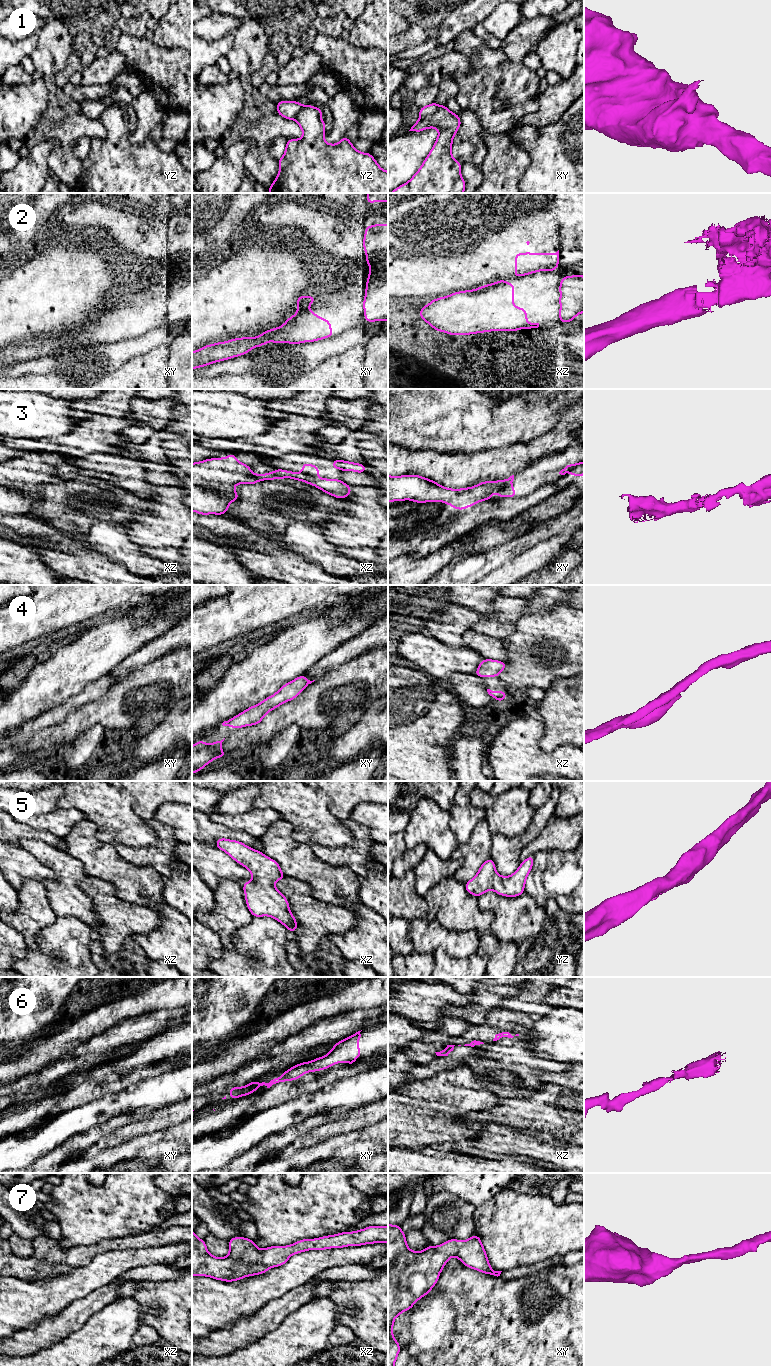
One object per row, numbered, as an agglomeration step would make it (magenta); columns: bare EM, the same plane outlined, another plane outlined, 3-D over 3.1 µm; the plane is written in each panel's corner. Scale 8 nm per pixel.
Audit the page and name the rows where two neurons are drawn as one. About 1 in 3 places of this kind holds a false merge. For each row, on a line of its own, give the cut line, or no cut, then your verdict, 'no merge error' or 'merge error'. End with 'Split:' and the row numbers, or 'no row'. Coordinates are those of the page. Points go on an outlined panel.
1: xy (439, 105), (432, 114), (420, 118) | merge error
2: no cut | no merge error
3: xz (301, 472), (317, 477) | merge error
4: no cut | no merge error
5: no cut | no merge error
6: xy (260, 1083), (262, 1085) | merge error
7: no cut | no merge error
Split: 1, 3, 6

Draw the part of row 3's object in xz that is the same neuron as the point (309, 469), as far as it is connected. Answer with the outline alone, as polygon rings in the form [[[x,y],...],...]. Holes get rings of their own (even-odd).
[[[303,463],[302,464],[302,473],[318,477],[318,472],[320,470],[320,467],[309,464],[309,463]]]

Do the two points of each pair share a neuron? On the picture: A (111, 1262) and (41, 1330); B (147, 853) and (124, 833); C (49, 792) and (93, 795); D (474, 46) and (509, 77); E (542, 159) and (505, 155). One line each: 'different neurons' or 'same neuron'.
A: different neurons
B: different neurons
C: different neurons
D: same neuron
E: different neurons

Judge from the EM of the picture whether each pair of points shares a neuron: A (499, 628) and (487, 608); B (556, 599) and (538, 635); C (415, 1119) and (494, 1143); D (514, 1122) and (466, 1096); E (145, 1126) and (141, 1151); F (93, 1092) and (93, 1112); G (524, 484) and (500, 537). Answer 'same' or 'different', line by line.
A: different
B: different
C: same
D: different
E: different
F: different
G: different

